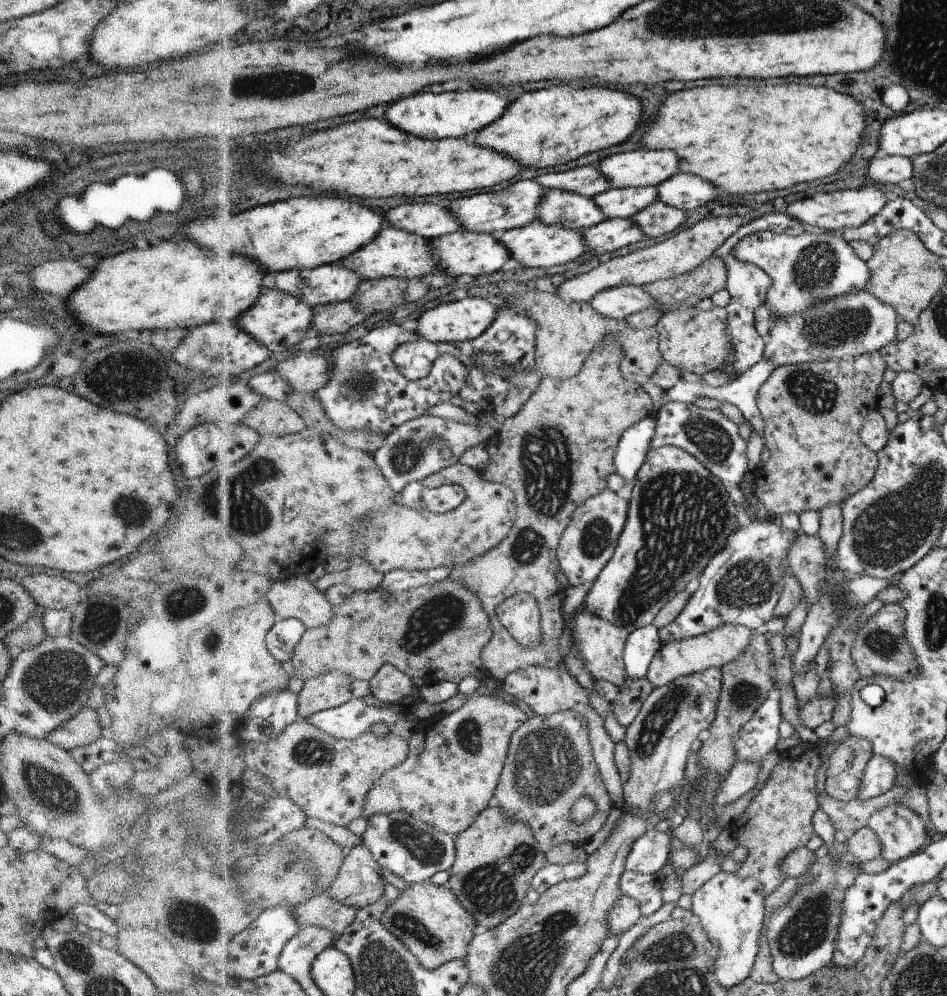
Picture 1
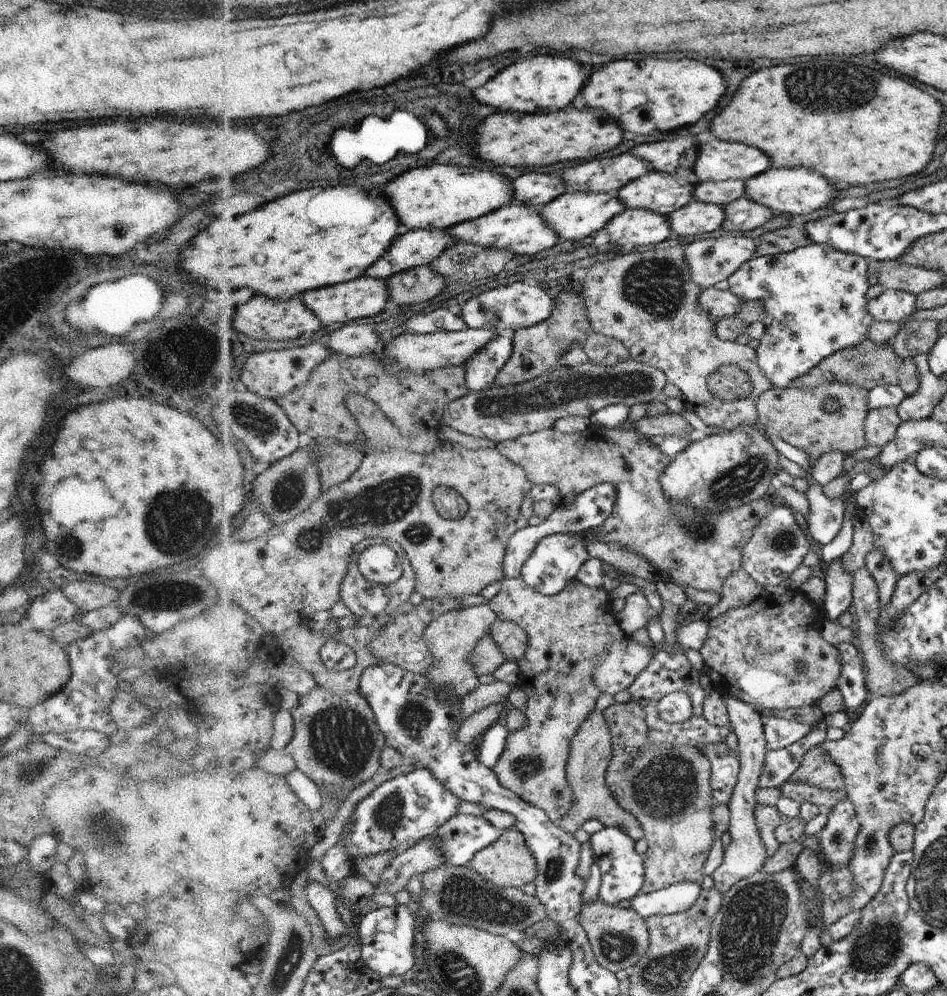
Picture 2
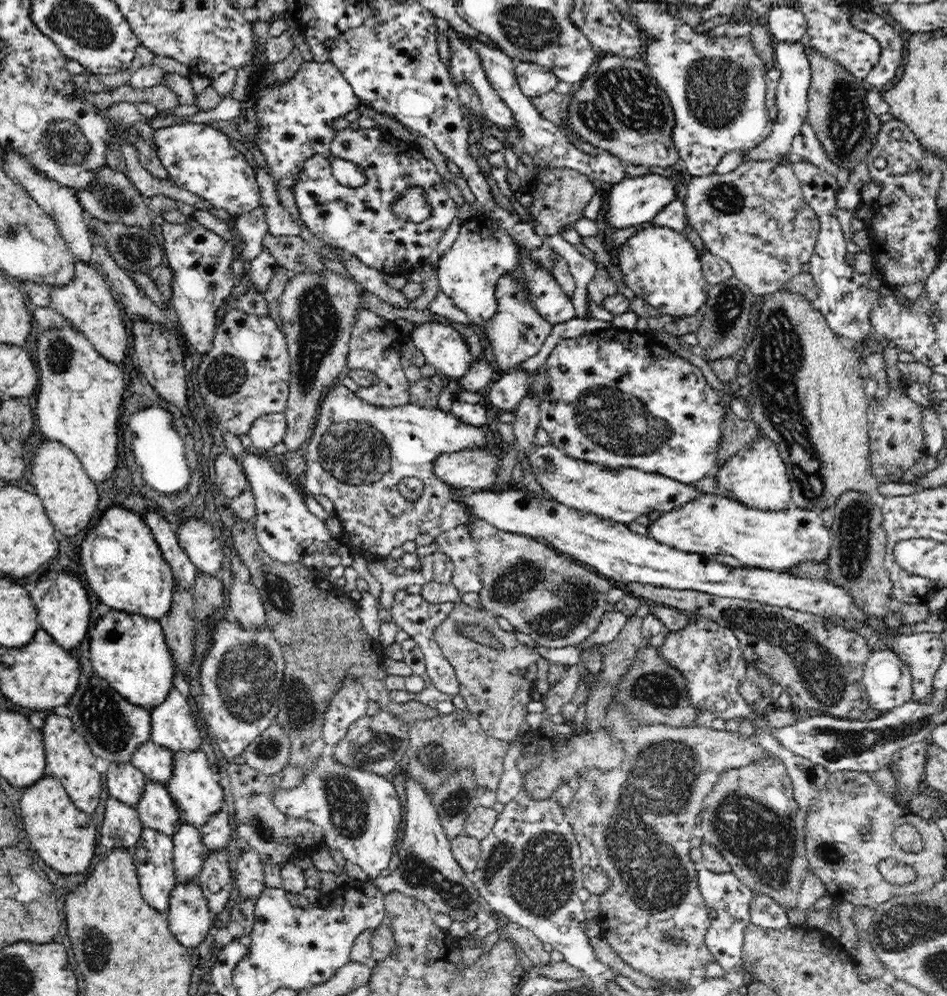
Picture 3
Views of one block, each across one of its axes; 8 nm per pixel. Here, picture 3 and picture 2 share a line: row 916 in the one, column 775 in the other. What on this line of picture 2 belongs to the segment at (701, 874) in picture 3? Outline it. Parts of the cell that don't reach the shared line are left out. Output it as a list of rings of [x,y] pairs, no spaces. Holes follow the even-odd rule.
[[[761,715],[767,750],[783,749],[800,740],[808,731],[809,726],[778,716]]]

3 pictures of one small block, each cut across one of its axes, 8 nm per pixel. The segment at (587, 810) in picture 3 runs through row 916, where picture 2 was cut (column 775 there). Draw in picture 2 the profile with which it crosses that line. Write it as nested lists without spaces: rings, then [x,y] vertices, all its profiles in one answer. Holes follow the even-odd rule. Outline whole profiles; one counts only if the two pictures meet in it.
[[[786,590],[781,596],[756,599],[744,607],[727,610],[724,614],[718,615],[715,619],[709,622],[709,631],[707,640],[699,650],[699,653],[704,659],[704,670],[711,678],[711,684],[714,690],[720,692],[724,697],[734,696],[751,706],[758,706],[761,710],[770,708],[770,710],[786,710],[787,708],[800,708],[800,706],[812,706],[830,690],[836,688],[837,681],[840,679],[841,671],[843,670],[843,662],[841,660],[841,652],[829,642],[826,642],[820,634],[822,630],[822,618],[816,618],[818,610],[812,608],[812,602],[799,590]],[[800,661],[805,662],[805,670],[800,670],[797,664]]]

